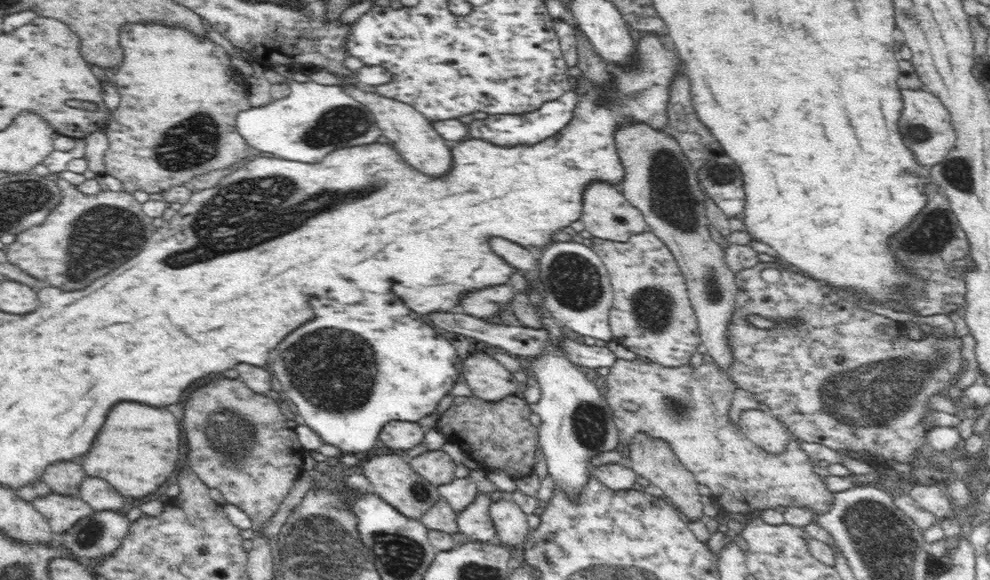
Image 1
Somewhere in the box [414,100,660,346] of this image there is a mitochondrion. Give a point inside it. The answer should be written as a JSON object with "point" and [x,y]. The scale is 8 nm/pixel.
{"point":[573,281]}

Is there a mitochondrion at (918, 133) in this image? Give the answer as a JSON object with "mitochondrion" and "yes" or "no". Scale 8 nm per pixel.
{"mitochondrion":"yes"}

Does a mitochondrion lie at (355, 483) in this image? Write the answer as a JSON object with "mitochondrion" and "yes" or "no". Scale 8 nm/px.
{"mitochondrion":"no"}

